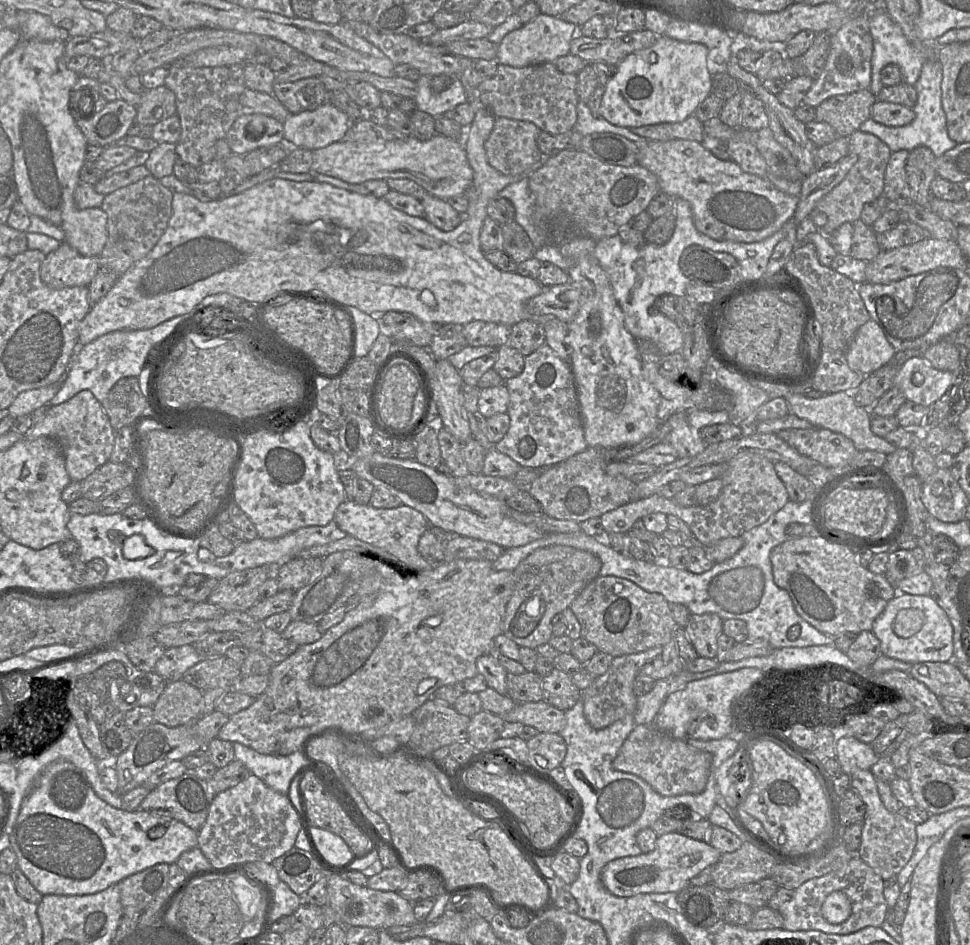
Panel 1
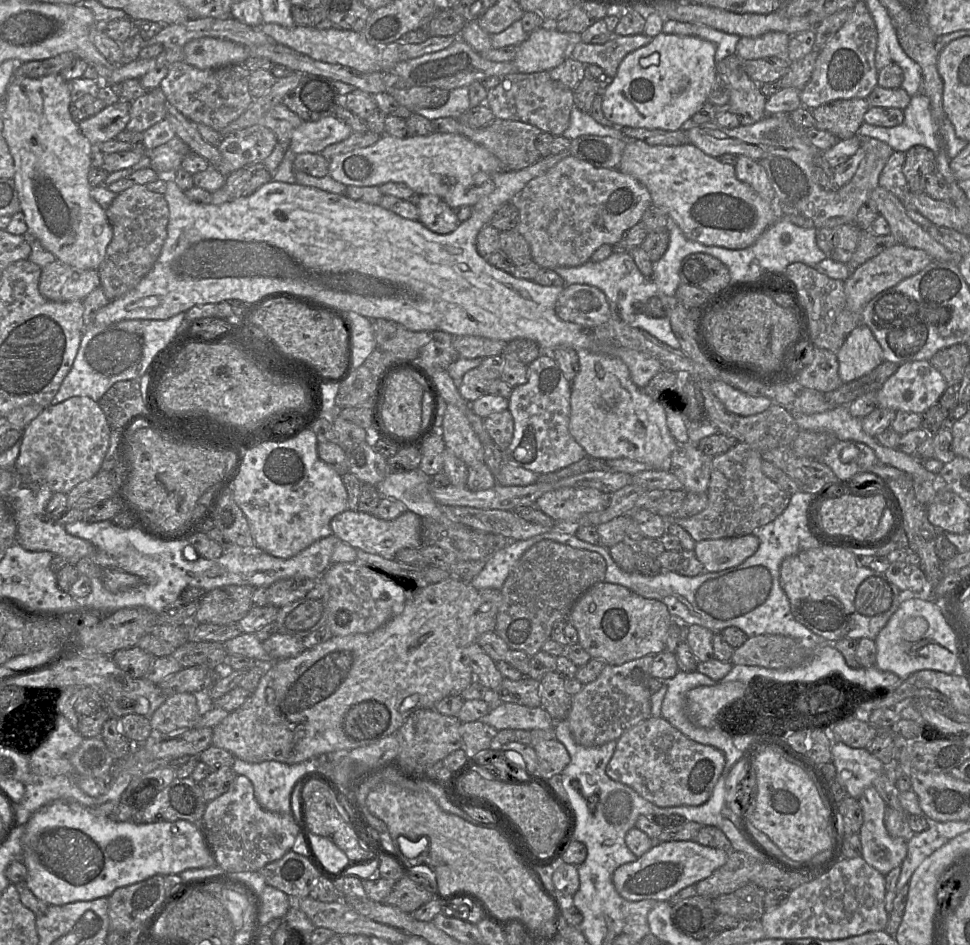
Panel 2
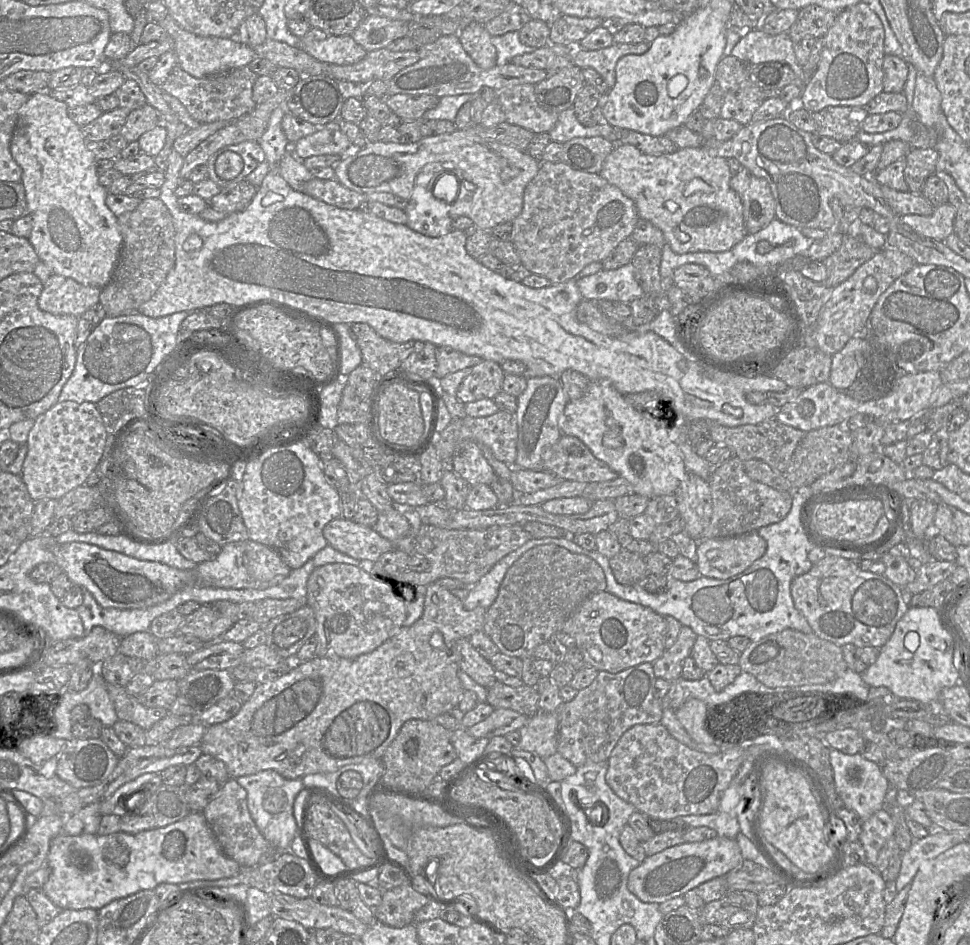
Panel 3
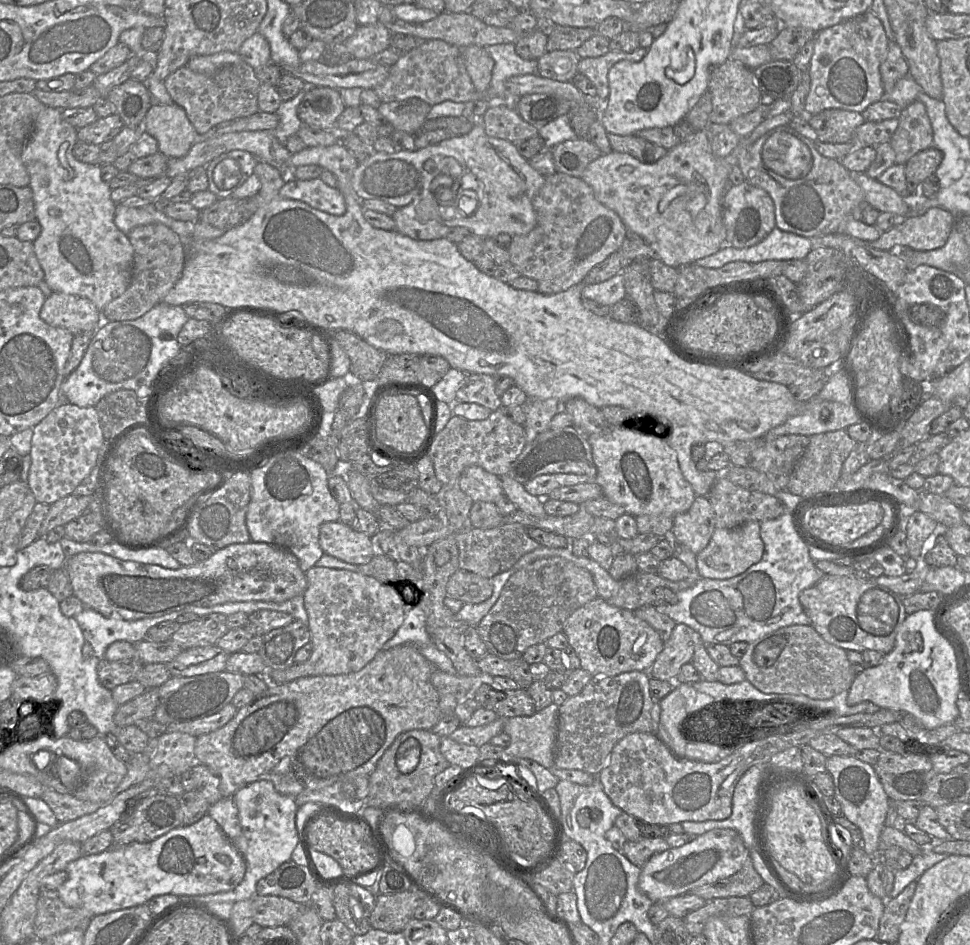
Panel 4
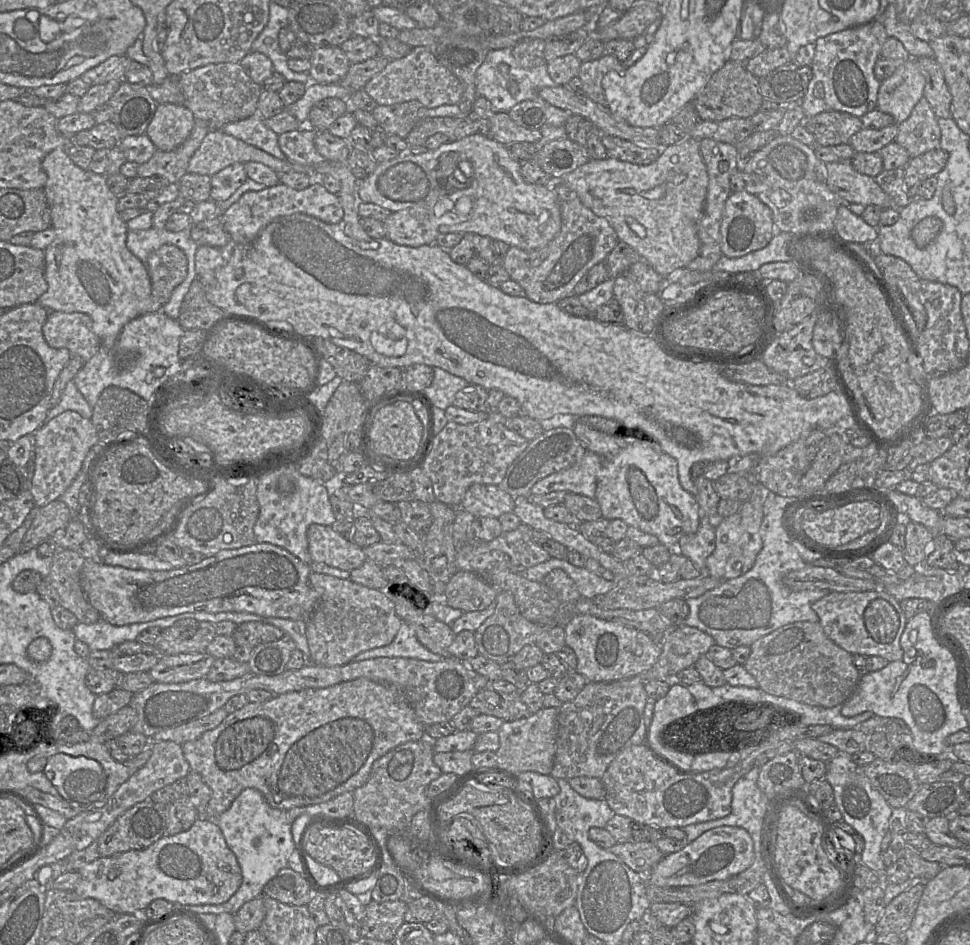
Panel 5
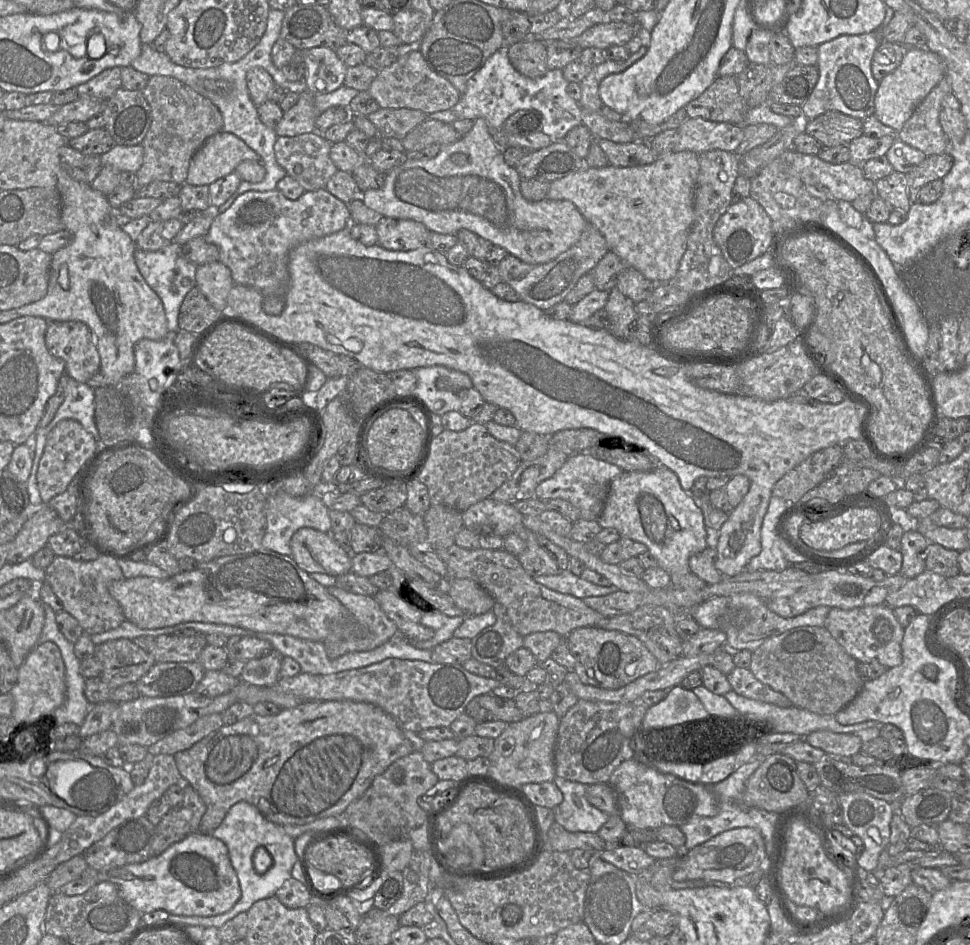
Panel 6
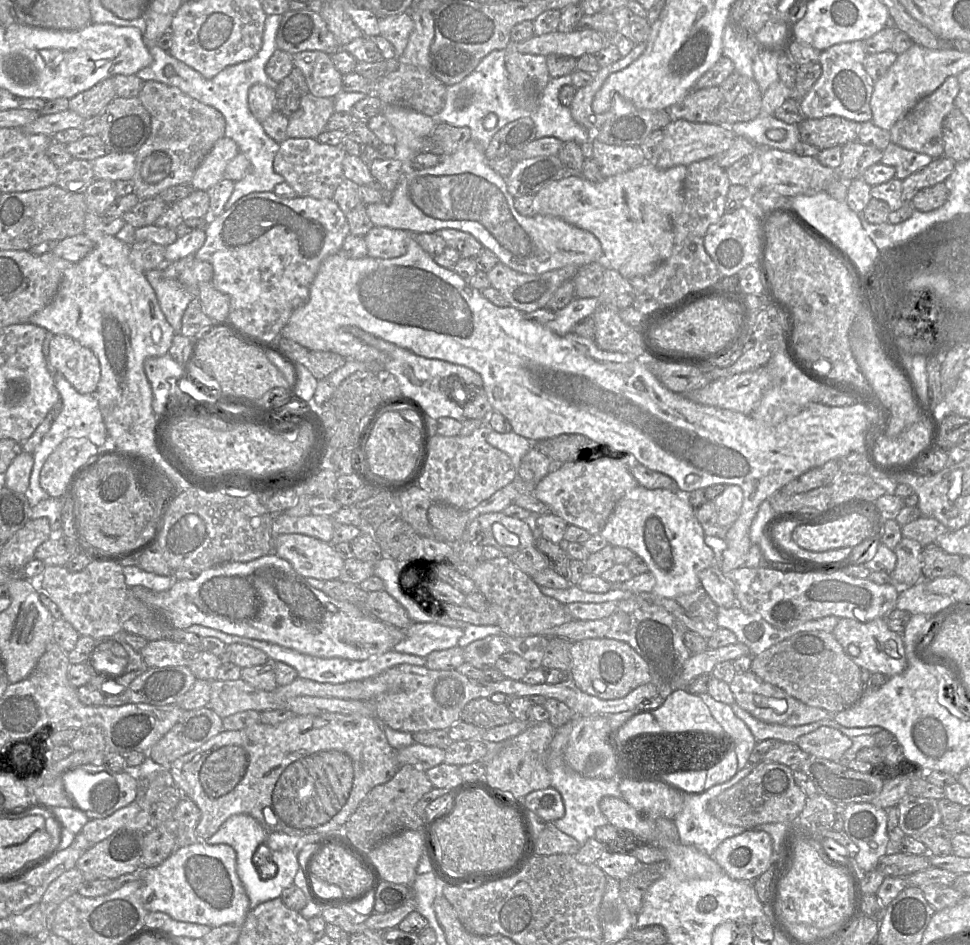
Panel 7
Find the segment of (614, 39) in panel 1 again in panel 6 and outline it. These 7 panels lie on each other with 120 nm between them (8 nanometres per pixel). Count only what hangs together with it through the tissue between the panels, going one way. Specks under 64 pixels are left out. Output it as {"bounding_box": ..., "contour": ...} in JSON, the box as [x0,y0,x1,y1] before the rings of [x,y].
{"bounding_box":[578,46,648,121],"contour":[[[641,46],[641,48],[624,62],[615,62],[605,60],[603,63],[590,69],[587,76],[579,83],[581,88],[581,96],[578,101],[581,109],[587,109],[599,113],[607,119],[613,121],[622,120],[622,116],[616,111],[606,106],[599,96],[599,85],[607,75],[620,73],[625,71],[646,53],[648,48]]]}

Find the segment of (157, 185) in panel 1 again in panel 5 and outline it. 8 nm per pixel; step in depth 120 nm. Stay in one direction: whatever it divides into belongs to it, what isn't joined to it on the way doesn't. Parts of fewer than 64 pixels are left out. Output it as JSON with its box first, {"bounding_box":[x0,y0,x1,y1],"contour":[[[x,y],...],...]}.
{"bounding_box":[145,244,187,312],"contour":[[[163,244],[148,256],[145,267],[151,281],[151,312],[156,312],[185,279],[187,257],[177,246]]]}

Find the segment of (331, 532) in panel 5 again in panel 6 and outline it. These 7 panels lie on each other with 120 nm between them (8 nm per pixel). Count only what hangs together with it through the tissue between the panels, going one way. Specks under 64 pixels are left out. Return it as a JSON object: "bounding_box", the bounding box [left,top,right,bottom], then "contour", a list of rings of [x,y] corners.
{"bounding_box":[291,527,352,577],"contour":[[[303,527],[291,538],[292,558],[299,567],[309,573],[324,573],[334,577],[346,574],[352,569],[352,552],[347,552],[334,539],[331,533]]]}

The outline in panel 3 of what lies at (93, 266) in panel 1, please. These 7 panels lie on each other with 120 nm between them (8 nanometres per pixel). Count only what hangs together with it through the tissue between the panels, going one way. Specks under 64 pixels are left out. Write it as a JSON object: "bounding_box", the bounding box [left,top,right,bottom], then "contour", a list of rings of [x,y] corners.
{"bounding_box":[39,274,101,317],"contour":[[[52,274],[43,284],[39,308],[54,315],[80,317],[99,303],[101,288],[83,285],[72,278]]]}

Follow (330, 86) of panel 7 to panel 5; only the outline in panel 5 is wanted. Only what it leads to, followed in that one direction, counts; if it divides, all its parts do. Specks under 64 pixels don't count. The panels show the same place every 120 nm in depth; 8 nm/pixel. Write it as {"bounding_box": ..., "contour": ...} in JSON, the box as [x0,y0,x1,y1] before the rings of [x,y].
{"bounding_box":[308,46,351,84],"contour":[[[314,46],[308,71],[310,81],[317,84],[340,83],[346,77],[351,63],[338,46]]]}

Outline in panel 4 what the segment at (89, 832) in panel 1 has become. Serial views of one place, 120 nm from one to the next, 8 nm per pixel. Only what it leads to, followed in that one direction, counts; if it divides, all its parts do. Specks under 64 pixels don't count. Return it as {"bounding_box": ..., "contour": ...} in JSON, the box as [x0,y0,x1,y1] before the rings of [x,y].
{"bounding_box":[57,814,246,914],"contour":[[[208,814],[191,825],[174,828],[147,843],[131,843],[94,855],[81,856],[68,863],[67,880],[57,889],[63,903],[71,908],[84,908],[92,914],[105,914],[147,903],[155,896],[201,896],[233,890],[243,880],[246,861],[228,839],[218,823]]]}

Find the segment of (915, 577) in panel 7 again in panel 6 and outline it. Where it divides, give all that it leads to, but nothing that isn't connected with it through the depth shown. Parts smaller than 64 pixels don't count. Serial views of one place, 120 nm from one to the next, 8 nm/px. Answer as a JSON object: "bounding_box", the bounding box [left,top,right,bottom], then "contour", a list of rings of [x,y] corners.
{"bounding_box":[900,527,930,579],"contour":[[[908,527],[905,530],[901,543],[902,567],[900,574],[907,579],[914,578],[925,569],[925,555],[930,546],[928,539],[915,527]]]}

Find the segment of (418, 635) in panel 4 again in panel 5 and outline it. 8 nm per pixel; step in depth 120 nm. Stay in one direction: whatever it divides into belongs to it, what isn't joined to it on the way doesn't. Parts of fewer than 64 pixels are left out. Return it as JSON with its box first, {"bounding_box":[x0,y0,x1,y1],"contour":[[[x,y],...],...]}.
{"bounding_box":[352,621,444,662],"contour":[[[404,621],[389,645],[361,652],[352,661],[357,662],[378,657],[414,658],[429,662],[442,661],[444,658],[426,648],[417,639],[413,628]]]}

